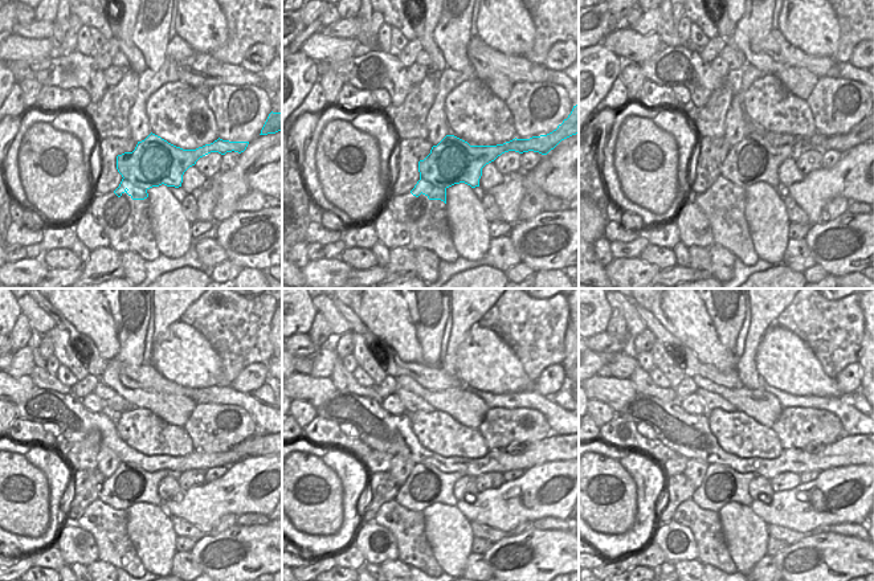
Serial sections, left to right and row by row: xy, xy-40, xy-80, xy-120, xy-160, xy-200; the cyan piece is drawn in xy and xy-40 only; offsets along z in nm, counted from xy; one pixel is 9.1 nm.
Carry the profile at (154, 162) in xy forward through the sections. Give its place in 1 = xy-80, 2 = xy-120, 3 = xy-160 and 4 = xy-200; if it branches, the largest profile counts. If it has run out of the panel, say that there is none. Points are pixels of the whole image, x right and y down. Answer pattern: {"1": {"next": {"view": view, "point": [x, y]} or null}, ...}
{"1": {"next": {"view": "xy-80", "point": [748, 162]}}, "2": {"next": {"view": "xy-120", "point": [133, 485]}}, "3": {"next": {"view": "xy-160", "point": [425, 485]}}, "4": {"next": {"view": "xy-200", "point": [721, 485]}}}

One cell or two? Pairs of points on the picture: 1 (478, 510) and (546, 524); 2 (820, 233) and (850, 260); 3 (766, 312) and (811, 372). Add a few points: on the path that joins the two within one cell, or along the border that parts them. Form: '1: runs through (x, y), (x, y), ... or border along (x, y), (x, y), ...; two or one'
1: border along (563, 519), (543, 516), (533, 522); two
2: runs through (817, 245), (832, 261), (838, 260); one
3: border along (772, 324), (763, 336); two

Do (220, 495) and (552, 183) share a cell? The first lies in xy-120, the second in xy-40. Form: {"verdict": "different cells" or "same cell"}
{"verdict": "same cell"}

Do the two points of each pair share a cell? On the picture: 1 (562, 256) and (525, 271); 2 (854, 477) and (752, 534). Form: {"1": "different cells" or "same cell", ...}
{"1": "different cells", "2": "different cells"}

